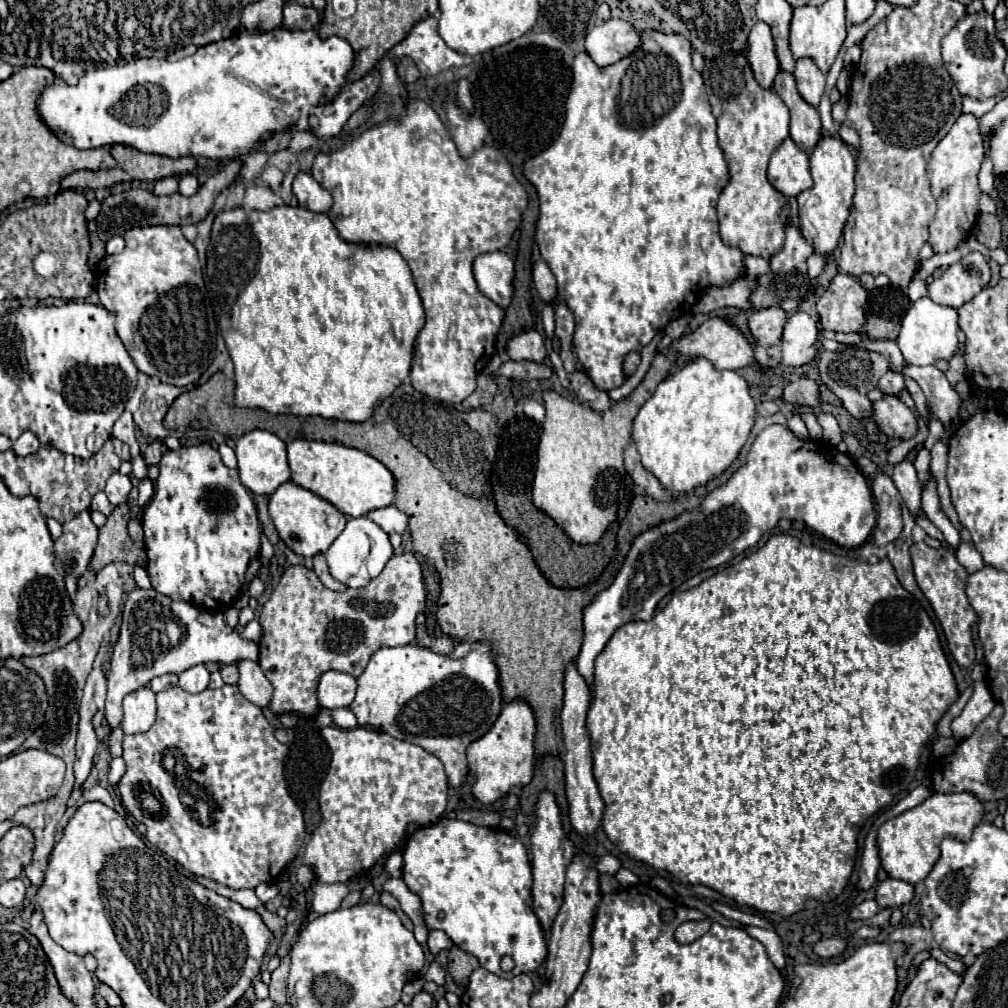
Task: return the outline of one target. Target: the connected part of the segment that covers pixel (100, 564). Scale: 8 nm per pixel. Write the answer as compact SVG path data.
M117 507L109 517L107 523L99 529L99 543L95 547L91 567L95 573L101 571L105 565L115 561L125 561L129 565L145 567L147 564L146 551L139 549L135 541L127 533L129 521L129 507Z

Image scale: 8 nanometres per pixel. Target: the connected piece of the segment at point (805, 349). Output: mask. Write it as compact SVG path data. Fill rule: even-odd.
M797 311L787 319L783 329L783 363L791 367L805 365L815 359L815 343L819 339L819 329L815 319L805 313Z

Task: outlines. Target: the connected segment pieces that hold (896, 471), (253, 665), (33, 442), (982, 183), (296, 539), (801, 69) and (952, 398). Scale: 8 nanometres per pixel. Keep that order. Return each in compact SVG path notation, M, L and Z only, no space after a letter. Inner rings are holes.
M901 461L893 467L893 483L909 513L917 517L921 511L921 485L911 461Z
M243 659L243 661L237 663L237 667L239 667L237 687L239 687L241 695L247 697L251 703L255 703L259 707L267 707L267 703L271 701L273 687L267 681L267 677L263 675L259 663Z
M25 431L15 443L13 443L13 451L19 455L19 457L25 457L25 455L33 455L39 451L39 441L35 435L31 435L29 431Z
M985 159L985 163L981 165L981 171L979 171L979 187L983 193L991 195L993 193L993 175L991 175L991 161Z
M293 481L283 483L269 499L269 515L273 519L273 525L281 537L281 541L303 557L315 557L317 553L325 553L331 543L341 535L345 529L347 517L339 513L331 503L317 497L315 493L295 485Z
M805 57L805 59L797 59L793 75L797 79L797 87L803 99L807 99L807 103L817 107L825 91L825 75L821 73L821 69L813 63L813 59Z
M907 365L903 373L919 383L919 387L923 389L923 393L927 397L931 413L939 421L943 421L947 429L954 429L953 417L959 413L961 399L959 399L957 391L949 385L945 373L939 371L935 365L927 365L927 367Z

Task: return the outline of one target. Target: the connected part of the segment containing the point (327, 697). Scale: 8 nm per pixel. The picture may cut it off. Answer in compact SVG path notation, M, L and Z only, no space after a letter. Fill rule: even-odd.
M327 671L321 675L319 681L319 703L327 709L339 709L349 707L355 699L357 691L357 679L347 673L339 671Z

